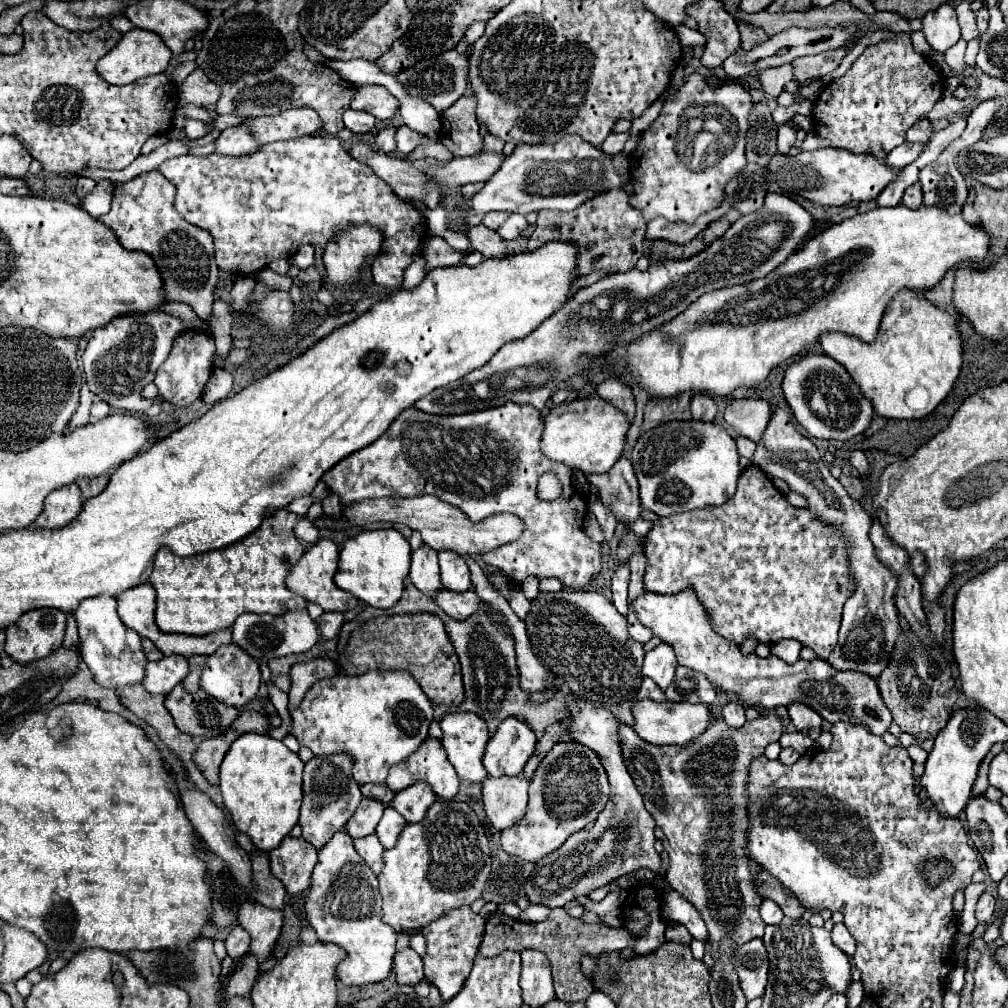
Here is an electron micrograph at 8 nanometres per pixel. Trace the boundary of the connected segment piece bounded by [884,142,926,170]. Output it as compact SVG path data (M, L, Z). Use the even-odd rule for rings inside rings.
M904 142L904 144L900 144L898 148L894 148L888 156L886 156L886 164L888 166L892 166L892 168L898 168L898 170L902 170L904 166L908 166L908 164L912 164L918 156L920 156L920 152L926 148L926 144L924 142L916 142L916 144L912 144L912 142Z

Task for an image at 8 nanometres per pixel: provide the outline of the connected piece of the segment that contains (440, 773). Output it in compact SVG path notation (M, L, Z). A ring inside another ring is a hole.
M428 738L412 756L408 756L408 760L394 764L388 774L388 786L394 792L404 790L418 780L430 784L434 794L444 800L452 800L456 796L458 776L452 764L448 764L440 740Z

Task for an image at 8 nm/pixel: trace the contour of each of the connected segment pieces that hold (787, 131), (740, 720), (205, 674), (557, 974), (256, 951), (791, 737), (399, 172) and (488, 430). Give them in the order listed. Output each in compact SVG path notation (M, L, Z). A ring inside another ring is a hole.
M790 124L778 126L778 152L788 154L788 150L794 146L794 142L796 142L796 128Z
M732 698L724 704L722 716L724 716L726 724L728 724L728 726L732 726L732 728L740 728L740 726L746 722L744 706L742 706L738 700L732 700Z
M228 644L228 646L220 646L214 654L208 656L208 662L202 668L200 674L200 688L206 690L210 696L214 696L216 700L220 700L222 704L228 706L244 706L246 702L250 702L258 688L260 688L260 668L256 664L256 660L252 656L248 656L248 652L244 652L240 646L236 644Z
M554 908L550 912L550 916L538 924L528 924L528 922L504 916L500 912L492 914L486 922L484 940L480 944L480 954L486 958L492 958L504 950L512 950L512 952L540 950L550 960L556 998L562 1002L580 1002L580 1000L586 1000L594 992L590 980L580 970L582 956L588 952L602 952L604 948L610 948L610 950L620 950L620 948L628 948L628 946L632 948L632 944L634 944L632 936L628 936L628 932L624 928L608 928L608 926L600 926L600 924L582 924L580 920L568 916L562 908Z
M248 900L238 912L238 922L252 936L250 952L258 958L258 962L268 960L276 944L276 938L280 936L282 910L264 908L262 904Z
M784 732L778 742L780 742L782 748L784 748L784 746L792 746L792 748L798 750L800 754L804 754L808 748L814 746L814 740L812 740L808 734L802 734L802 732L792 732L792 734Z
M364 140L354 142L350 156L358 162L368 164L402 200L422 200L430 210L434 210L442 202L440 188L432 188L432 192L424 192L424 172L416 168L412 162L390 158L384 152L374 152L372 146Z
M508 402L504 406L468 412L460 416L434 416L418 412L416 408L408 408L390 424L390 428L378 440L340 460L324 474L322 480L330 486L332 492L340 496L342 504L380 496L414 498L422 494L432 494L442 502L448 502L462 510L472 522L480 522L496 512L510 512L524 522L522 536L512 544L504 544L500 548L494 548L492 552L486 552L482 560L502 570L516 584L522 584L528 576L536 576L538 580L558 578L564 588L580 590L588 586L602 570L602 548L582 530L584 518L588 514L588 498L572 484L572 468L568 474L568 468L564 468L564 464L552 464L552 460L548 460L540 452L542 428L544 418L540 416L540 410L528 404ZM546 470L554 470L564 488L562 496L554 502L542 502L536 494L538 478Z

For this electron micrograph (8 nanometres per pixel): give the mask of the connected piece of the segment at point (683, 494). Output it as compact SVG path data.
M676 420L644 432L634 450L632 466L640 482L640 502L658 516L670 516L684 510L720 506L736 494L740 476L734 438L714 422Z

